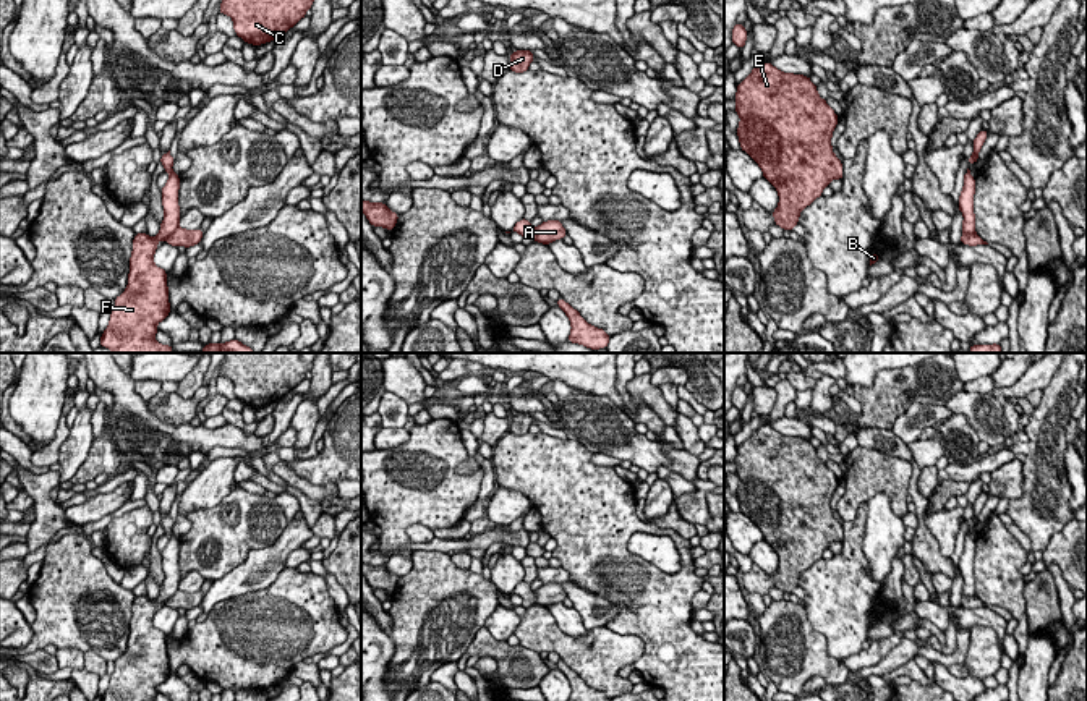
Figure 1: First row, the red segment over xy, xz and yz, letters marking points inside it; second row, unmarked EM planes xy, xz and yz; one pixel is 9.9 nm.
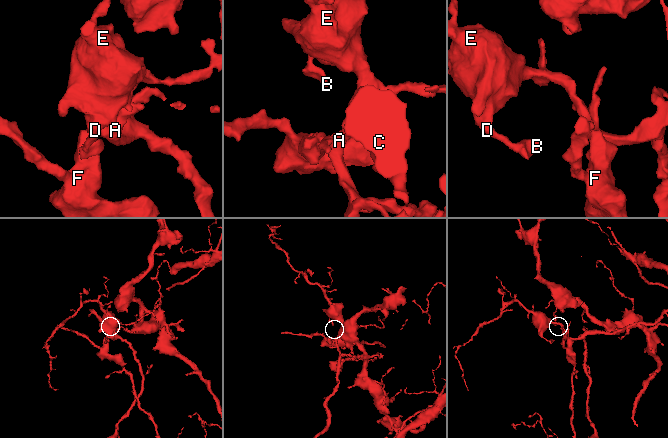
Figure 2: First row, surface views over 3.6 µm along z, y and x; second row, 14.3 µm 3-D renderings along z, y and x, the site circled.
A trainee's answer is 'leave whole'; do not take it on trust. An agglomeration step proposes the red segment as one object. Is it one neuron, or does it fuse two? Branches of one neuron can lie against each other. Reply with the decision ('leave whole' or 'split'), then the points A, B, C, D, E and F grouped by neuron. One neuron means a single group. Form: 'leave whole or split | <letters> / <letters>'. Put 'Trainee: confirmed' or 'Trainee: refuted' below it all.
split | A B C D E / F
Trainee: refuted

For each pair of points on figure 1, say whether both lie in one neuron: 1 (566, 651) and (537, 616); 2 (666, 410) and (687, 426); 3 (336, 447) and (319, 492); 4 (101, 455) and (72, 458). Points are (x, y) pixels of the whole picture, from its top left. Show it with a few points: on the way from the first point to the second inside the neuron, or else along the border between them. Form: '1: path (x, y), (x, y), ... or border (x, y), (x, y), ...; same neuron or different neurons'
1: path (558, 643), (538, 624); same neuron
2: border (677, 415), (674, 423); different neurons
3: border (289, 467), (311, 483), (336, 484); different neurons
4: border (94, 437), (88, 457), (68, 480); different neurons

